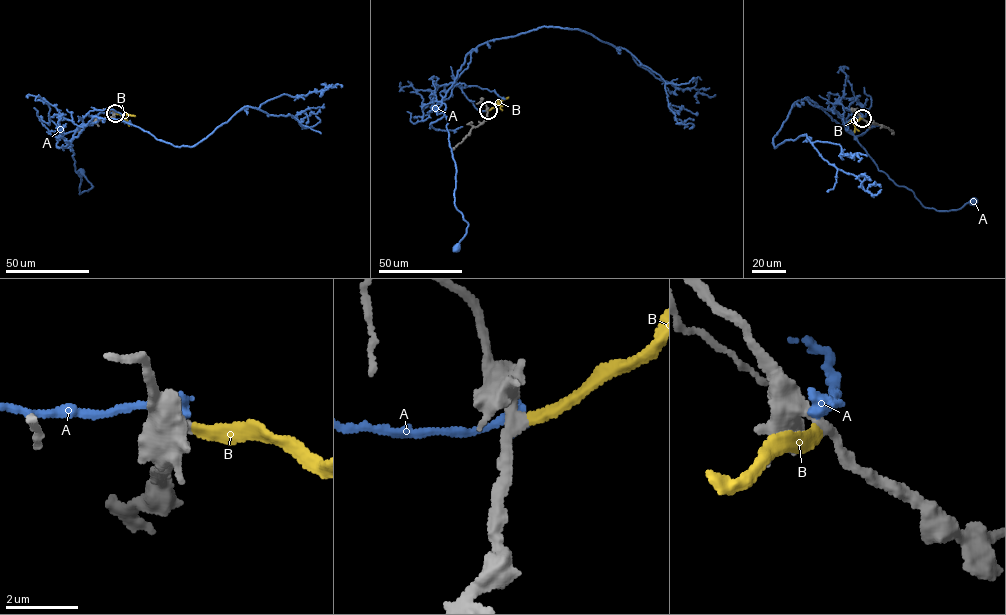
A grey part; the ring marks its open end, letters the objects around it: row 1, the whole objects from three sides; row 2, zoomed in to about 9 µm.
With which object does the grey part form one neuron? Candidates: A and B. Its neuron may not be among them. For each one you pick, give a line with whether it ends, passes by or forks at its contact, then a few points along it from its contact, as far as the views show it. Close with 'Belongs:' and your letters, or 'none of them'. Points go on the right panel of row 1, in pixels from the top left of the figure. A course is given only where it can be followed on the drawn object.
B: it ends there; it runs (862, 118), (854, 120), (859, 131)
Belongs: B

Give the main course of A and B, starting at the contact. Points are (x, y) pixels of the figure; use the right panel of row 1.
A: (861, 117), (833, 104), (845, 129), (879, 170), (910, 189), (925, 207), (958, 210), (975, 201)
B: (862, 118), (854, 120), (859, 131)

